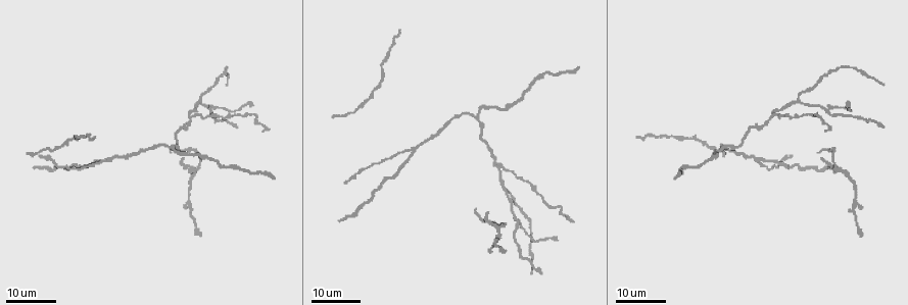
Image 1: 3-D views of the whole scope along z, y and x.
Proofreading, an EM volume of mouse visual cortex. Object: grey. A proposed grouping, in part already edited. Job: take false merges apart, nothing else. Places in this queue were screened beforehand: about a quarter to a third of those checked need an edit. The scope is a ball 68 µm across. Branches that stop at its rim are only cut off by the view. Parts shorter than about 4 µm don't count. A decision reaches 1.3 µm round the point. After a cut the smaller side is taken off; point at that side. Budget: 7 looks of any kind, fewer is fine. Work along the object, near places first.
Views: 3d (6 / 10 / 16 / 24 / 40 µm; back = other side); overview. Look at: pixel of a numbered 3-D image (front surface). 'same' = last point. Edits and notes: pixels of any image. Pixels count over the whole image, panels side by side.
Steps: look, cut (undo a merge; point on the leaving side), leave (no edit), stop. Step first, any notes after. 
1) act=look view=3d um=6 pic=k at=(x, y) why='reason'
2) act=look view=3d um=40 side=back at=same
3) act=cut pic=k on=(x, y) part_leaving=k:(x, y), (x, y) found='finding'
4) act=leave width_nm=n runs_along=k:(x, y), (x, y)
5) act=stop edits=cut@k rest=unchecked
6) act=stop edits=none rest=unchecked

act=look view=3d um=24 pic=1 at=(560, 205) why='a narrow waist'

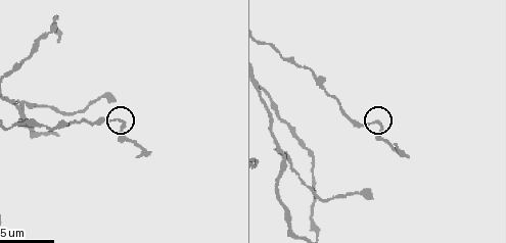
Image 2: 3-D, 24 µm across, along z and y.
act=look view=3d um=6 pic=2 at=(372, 122)

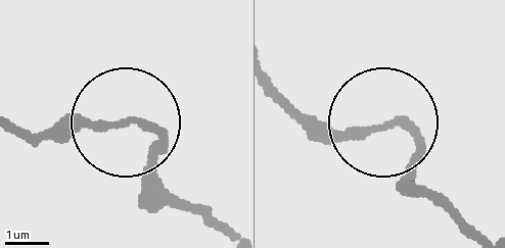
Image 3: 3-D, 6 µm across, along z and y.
act=leave runs_along=3:(20, 130), (141, 126), (164, 148), (156, 177), (171, 195) found='all the same neuron'

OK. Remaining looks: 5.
act=look view=3d um=16 pic=2 at=(21, 113) why='four arms meet'

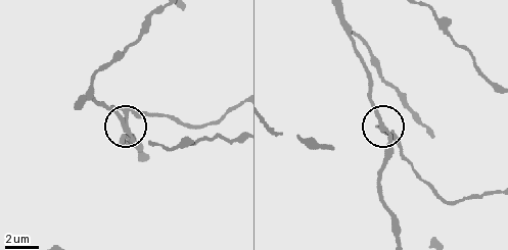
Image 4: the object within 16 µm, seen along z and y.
act=cut pic=4 on=(144, 111) width_nm=270 part_leaving=4:(132, 110), (168, 114), (196, 127), (234, 109) found='a second neuron is stuck on'

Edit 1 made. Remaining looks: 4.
act=look view=3d um=16 pic=1 at=(506, 188) why='side arm on a straight run'

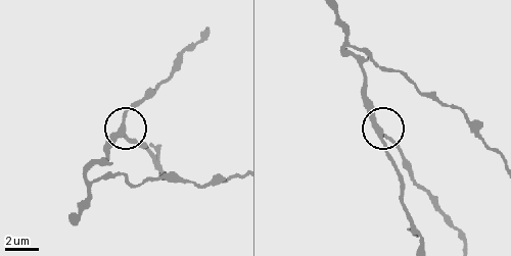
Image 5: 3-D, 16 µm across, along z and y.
act=look view=3d um=10 pic=5 at=(124, 124)

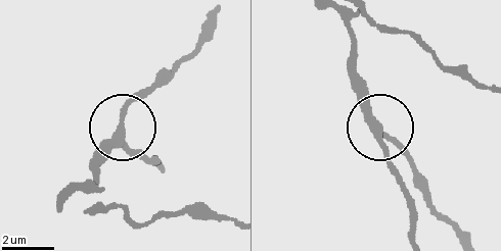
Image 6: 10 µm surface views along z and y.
act=look view=3d um=10 side=back pic=6 at=(121, 130) why='from behind'

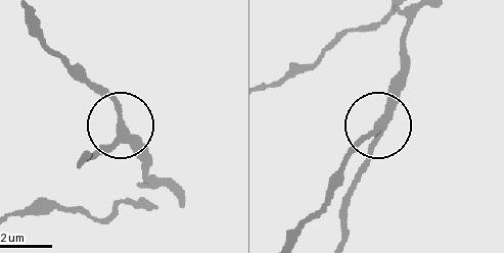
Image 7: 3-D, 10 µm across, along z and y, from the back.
act=leave side_arm_um=24 runs_along=7:(169, 192), (149, 176), (119, 113), (92, 83) found='continuous, no second neuron'

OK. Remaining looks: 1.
act=stop edits=cut@4 rest=unchecked

